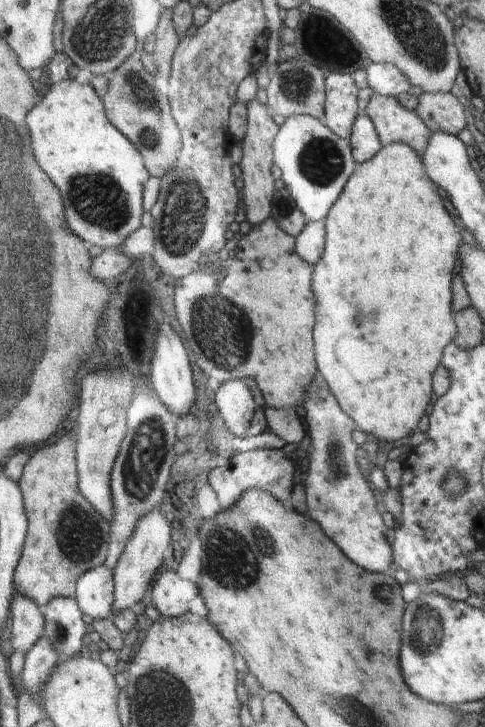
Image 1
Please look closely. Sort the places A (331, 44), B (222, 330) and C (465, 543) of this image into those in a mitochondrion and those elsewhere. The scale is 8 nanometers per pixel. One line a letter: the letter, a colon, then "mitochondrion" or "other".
A: mitochondrion
B: mitochondrion
C: other

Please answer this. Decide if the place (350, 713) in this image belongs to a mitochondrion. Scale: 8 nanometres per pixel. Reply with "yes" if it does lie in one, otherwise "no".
yes

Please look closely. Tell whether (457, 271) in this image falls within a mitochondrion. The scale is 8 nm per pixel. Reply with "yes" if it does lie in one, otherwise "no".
no

